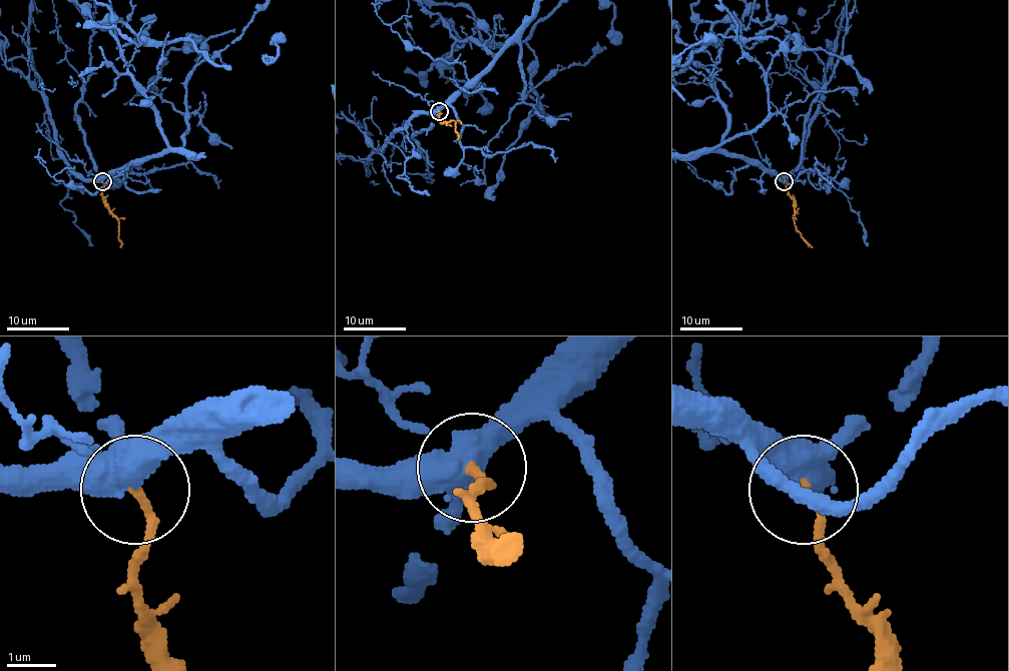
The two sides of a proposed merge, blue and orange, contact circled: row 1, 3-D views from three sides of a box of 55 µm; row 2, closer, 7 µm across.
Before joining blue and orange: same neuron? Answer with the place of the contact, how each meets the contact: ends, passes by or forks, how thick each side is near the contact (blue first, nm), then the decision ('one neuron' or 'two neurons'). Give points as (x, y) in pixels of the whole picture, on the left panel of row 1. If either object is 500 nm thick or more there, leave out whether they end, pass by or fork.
at (102, 181); blue forks there; orange ends there; 440 nm thick on the blue side, 170 nm on the other; one neuron

